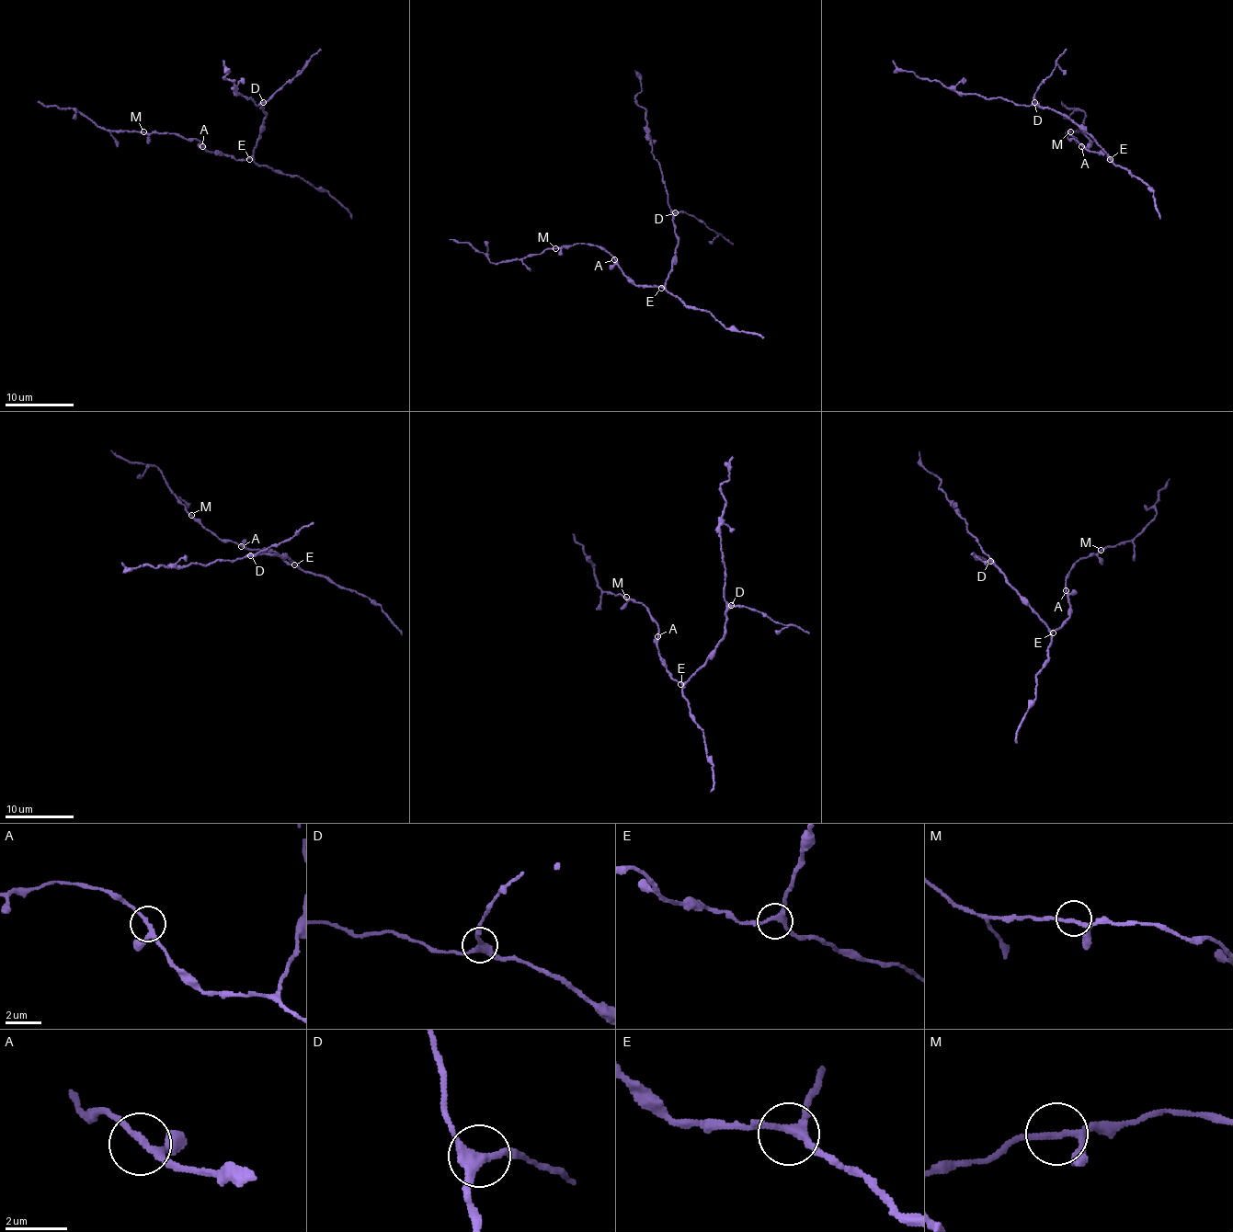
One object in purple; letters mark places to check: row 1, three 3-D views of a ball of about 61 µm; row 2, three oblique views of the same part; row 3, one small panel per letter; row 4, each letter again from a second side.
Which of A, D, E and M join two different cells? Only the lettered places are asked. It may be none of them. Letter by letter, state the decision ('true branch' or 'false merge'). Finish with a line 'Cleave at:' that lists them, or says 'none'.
A: true branch
D: true branch
E: true branch
M: true branch
Cleave at: none

